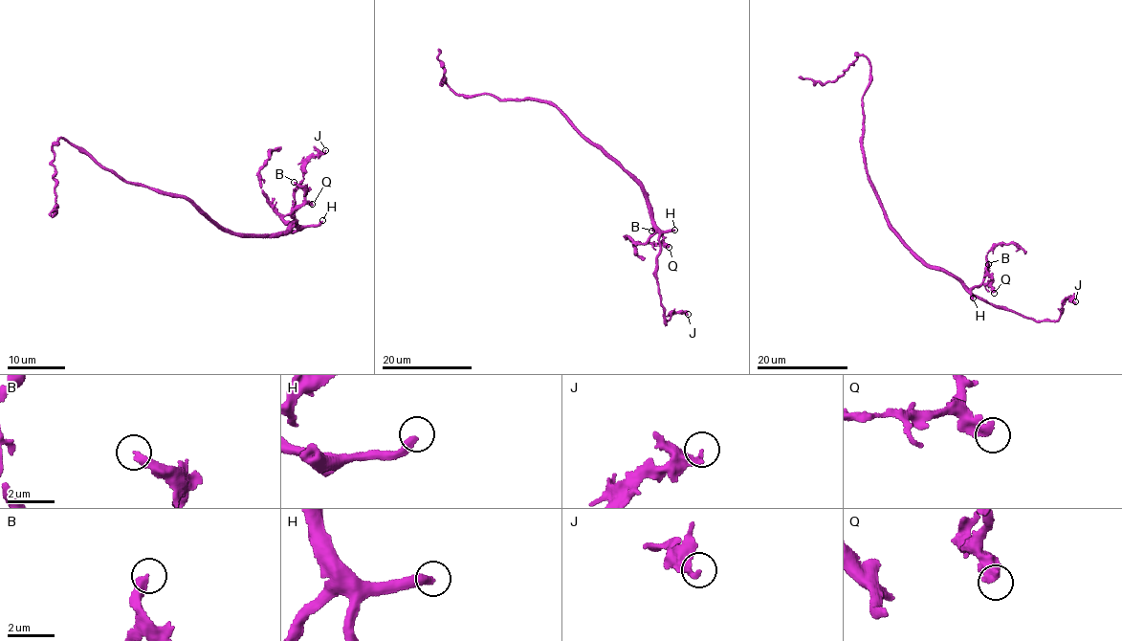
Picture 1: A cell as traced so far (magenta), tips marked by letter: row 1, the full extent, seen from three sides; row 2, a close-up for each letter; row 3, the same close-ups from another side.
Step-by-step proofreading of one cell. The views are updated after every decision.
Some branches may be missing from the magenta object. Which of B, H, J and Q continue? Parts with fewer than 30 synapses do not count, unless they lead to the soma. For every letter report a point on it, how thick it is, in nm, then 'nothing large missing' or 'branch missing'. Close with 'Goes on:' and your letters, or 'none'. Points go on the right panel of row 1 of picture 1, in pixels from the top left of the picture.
B: (988, 264) | 360 nm | nothing large missing
H: (973, 298) | 340 nm | branch missing
J: (1075, 301) | 260 nm | nothing large missing
Q: (994, 293) | 440 nm | nothing large missing
Goes on: H

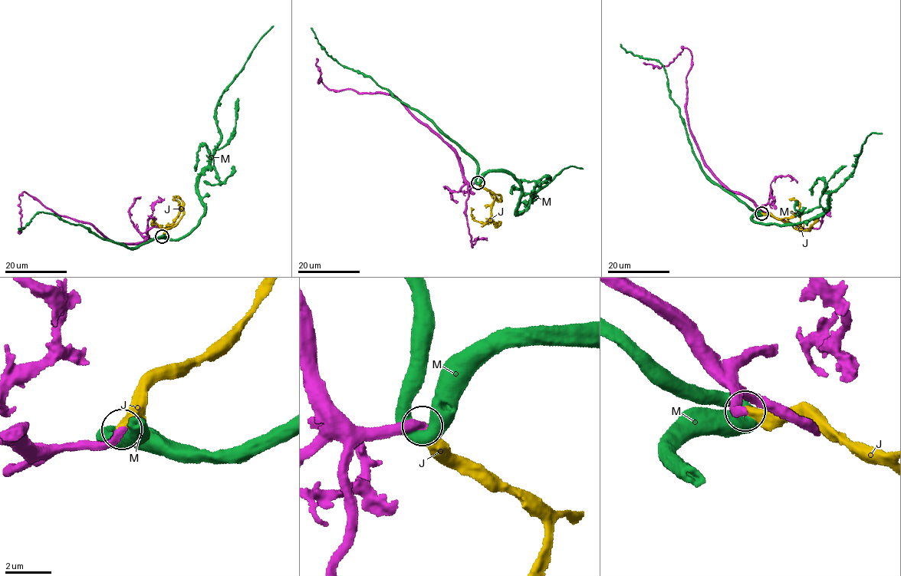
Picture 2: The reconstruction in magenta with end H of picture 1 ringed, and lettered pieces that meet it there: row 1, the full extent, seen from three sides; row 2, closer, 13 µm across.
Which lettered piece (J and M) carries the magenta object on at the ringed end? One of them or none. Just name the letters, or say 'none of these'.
J

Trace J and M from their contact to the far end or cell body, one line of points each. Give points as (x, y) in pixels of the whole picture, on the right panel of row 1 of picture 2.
J: (761, 213), (769, 214), (795, 228), (806, 230), (812, 227), (819, 214)
M: (761, 212), (752, 222), (801, 223), (817, 218), (825, 212), (829, 193), (853, 170), (866, 136), (882, 133)

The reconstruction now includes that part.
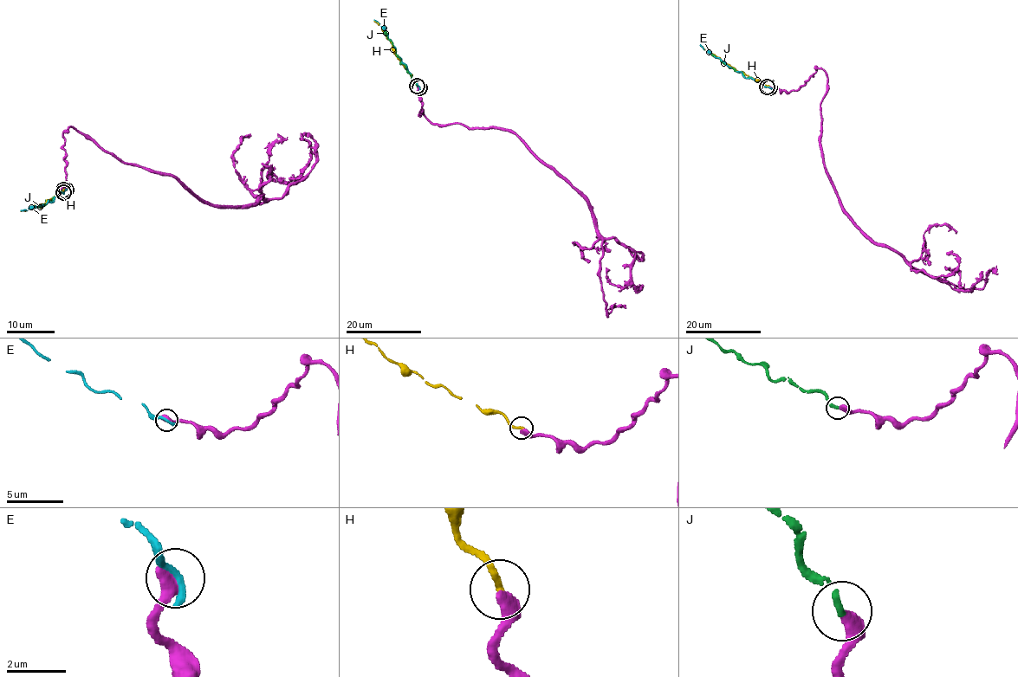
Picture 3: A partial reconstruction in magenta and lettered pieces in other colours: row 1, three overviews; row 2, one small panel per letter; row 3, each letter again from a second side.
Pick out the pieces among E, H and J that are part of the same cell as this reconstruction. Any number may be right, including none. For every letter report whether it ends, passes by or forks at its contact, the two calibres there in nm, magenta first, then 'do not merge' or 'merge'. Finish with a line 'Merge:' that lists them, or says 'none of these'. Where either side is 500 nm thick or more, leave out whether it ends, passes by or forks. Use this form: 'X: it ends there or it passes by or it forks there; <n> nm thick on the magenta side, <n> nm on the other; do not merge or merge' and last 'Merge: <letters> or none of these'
E: 500 nm thick on the magenta side, 360 nm on the other; do not merge
H: it ends there; 480 nm thick on the magenta side, 240 nm on the other; do not merge
J: it ends there; 440 nm thick on the magenta side, 240 nm on the other; merge
Merge: J

